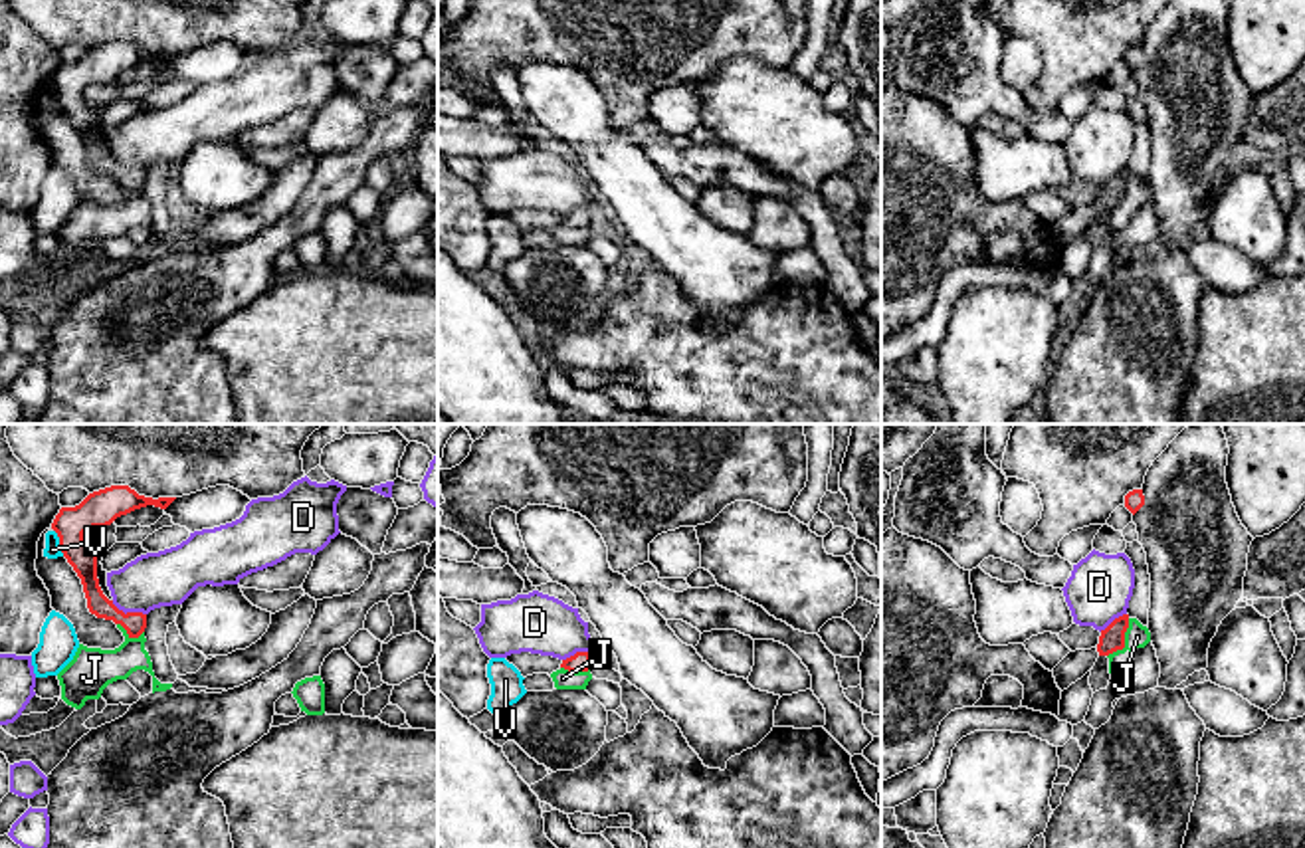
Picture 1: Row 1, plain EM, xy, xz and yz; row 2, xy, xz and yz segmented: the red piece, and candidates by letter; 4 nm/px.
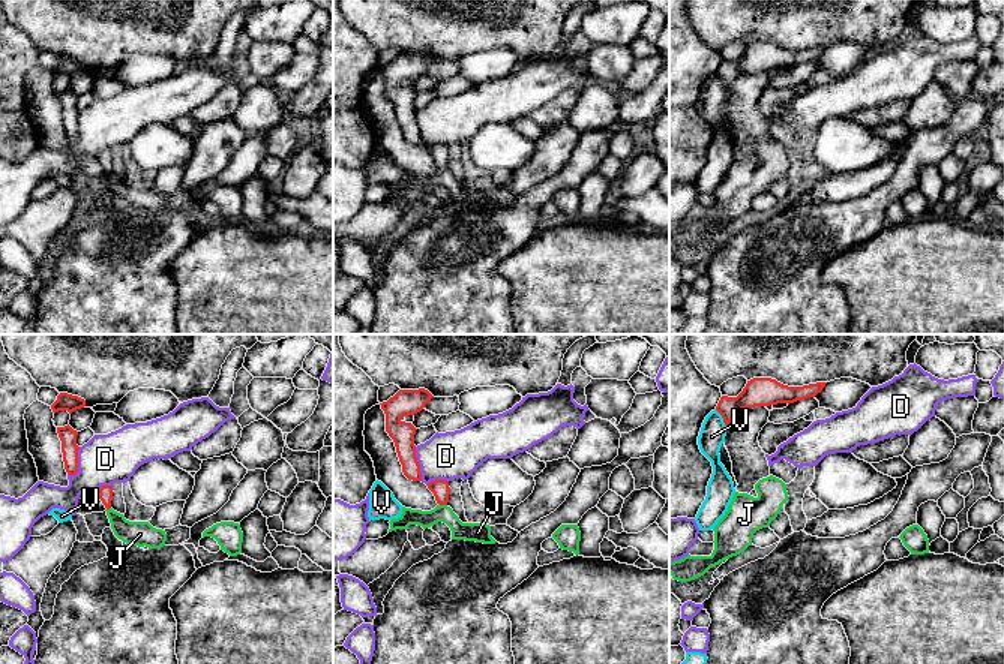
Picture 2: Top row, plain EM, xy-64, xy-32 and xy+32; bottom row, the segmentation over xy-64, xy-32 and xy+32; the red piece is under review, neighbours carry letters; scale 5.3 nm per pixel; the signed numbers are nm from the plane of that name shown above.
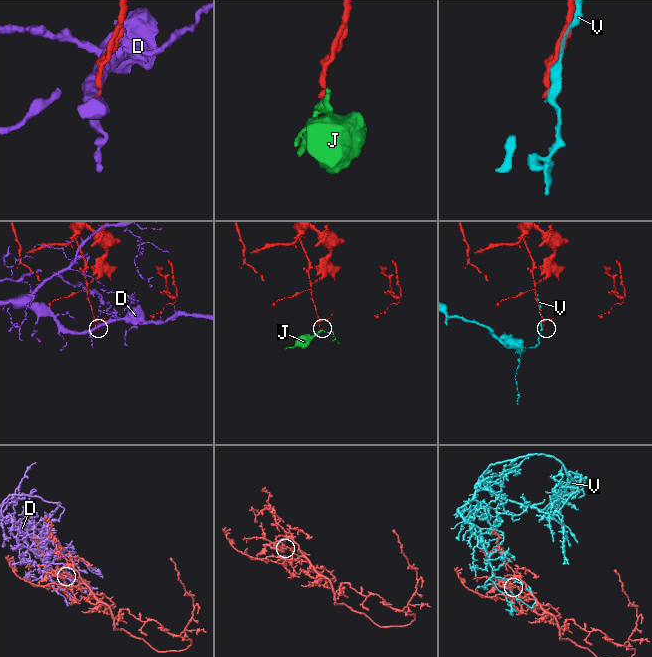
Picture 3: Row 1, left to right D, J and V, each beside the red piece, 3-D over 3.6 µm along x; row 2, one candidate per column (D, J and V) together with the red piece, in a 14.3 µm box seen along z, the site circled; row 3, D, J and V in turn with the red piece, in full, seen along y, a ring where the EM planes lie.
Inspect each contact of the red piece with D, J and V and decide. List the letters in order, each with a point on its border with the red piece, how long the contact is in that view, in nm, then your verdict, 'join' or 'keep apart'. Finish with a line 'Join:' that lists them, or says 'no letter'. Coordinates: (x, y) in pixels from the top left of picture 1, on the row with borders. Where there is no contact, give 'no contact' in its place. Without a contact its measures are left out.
D: meets red in xy at (129, 613); contact 160 nm long; keep apart
J: meets red in yz at (1123, 640); contact 180 nm long; keep apart
V: meets red in xy at (60, 543); contact 120 nm long; keep apart
Join: no letter

